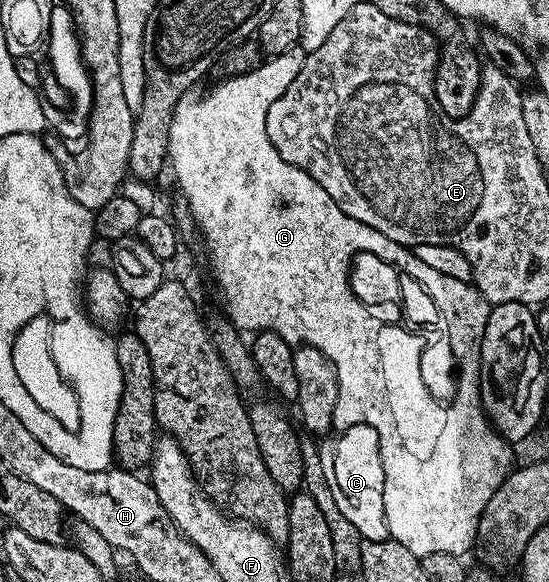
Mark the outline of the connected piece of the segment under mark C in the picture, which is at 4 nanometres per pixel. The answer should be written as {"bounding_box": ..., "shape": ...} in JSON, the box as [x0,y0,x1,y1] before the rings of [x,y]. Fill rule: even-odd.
{"bounding_box":[318,423,388,540],"shape":[[[362,423],[344,427],[335,434],[324,438],[318,444],[321,469],[325,469],[325,481],[329,485],[329,493],[333,493],[333,501],[337,501],[337,509],[341,509],[341,513],[345,513],[345,518],[351,522],[353,529],[357,529],[360,540],[386,539],[388,533],[383,496],[385,469],[379,452],[377,429]]]}

